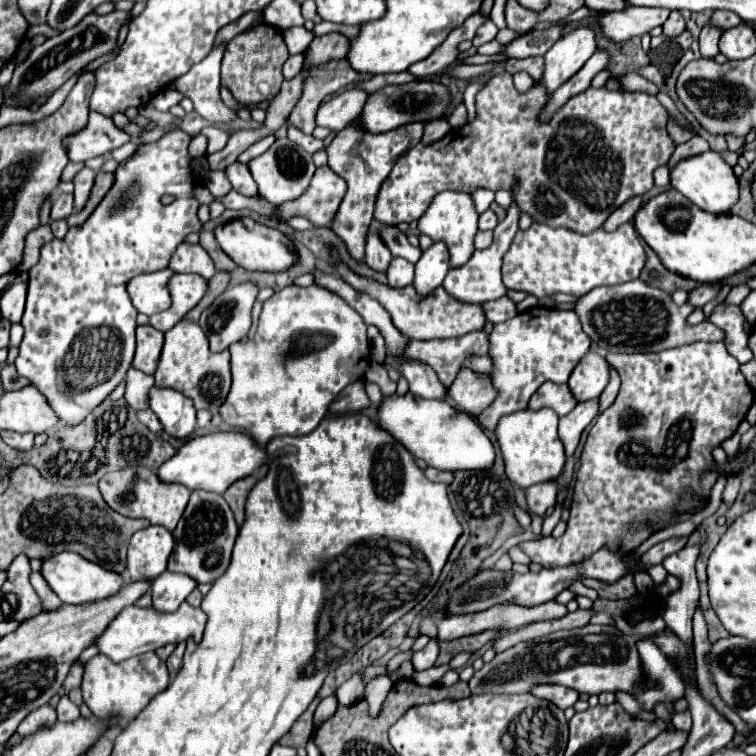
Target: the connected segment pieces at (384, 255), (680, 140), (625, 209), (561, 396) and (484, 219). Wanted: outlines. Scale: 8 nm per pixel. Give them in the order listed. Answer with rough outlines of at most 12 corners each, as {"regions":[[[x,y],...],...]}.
{"regions":[[[368,232],[366,264],[384,272],[392,260],[378,232]],[[674,120],[668,122],[668,134],[674,144],[684,144],[692,138],[688,130]],[[634,196],[606,220],[604,230],[616,230],[630,222],[642,206],[642,196]],[[544,382],[528,408],[566,416],[576,406],[566,384]],[[490,208],[480,214],[480,230],[494,230],[498,218]]]}

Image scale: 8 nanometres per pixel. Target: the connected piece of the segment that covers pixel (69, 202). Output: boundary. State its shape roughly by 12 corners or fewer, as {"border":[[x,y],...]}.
{"border":[[60,194],[50,218],[68,218],[74,212],[74,196]]}

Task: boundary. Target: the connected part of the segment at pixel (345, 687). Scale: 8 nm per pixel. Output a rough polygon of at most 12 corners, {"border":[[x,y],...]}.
{"border":[[364,668],[336,690],[346,706],[364,698]]}

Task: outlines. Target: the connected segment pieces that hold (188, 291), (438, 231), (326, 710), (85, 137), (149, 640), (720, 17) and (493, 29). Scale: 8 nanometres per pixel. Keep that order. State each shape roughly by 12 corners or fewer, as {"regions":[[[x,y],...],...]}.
{"regions":[[[196,274],[168,282],[170,310],[150,318],[162,332],[202,300],[208,282]],[[440,192],[418,230],[444,240],[450,266],[474,252],[478,212],[468,192]],[[336,696],[324,698],[314,712],[314,726],[336,712]],[[98,112],[66,140],[68,158],[86,162],[130,142]],[[128,606],[96,638],[112,662],[198,642],[202,608],[170,614]],[[716,10],[710,24],[728,30],[742,22],[740,16],[726,10]],[[491,20],[478,28],[474,46],[496,38],[498,28]]]}

